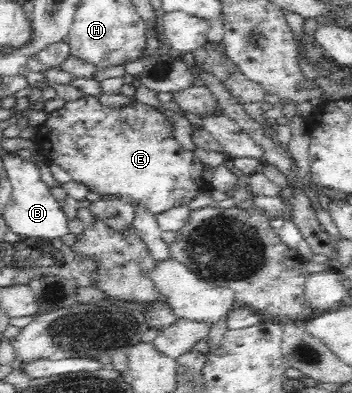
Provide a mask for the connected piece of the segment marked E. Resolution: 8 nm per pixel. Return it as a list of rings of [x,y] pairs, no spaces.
[[[86,95],[84,98],[76,100],[76,102],[66,102],[64,106],[48,114],[48,118],[44,124],[38,127],[38,131],[40,131],[40,140],[36,142],[36,145],[40,146],[41,153],[50,159],[51,163],[69,173],[72,177],[72,181],[82,182],[83,184],[86,184],[92,192],[99,193],[100,195],[128,196],[138,204],[142,205],[148,213],[156,216],[162,212],[170,210],[170,208],[190,204],[190,201],[194,200],[195,196],[198,196],[198,194],[202,193],[206,188],[206,182],[203,178],[203,167],[205,164],[194,152],[184,150],[184,148],[176,142],[174,128],[176,128],[174,121],[168,118],[164,112],[160,112],[159,109],[156,109],[156,107],[146,105],[140,101],[136,101],[131,105],[123,107],[110,107],[102,104],[97,96]]]

